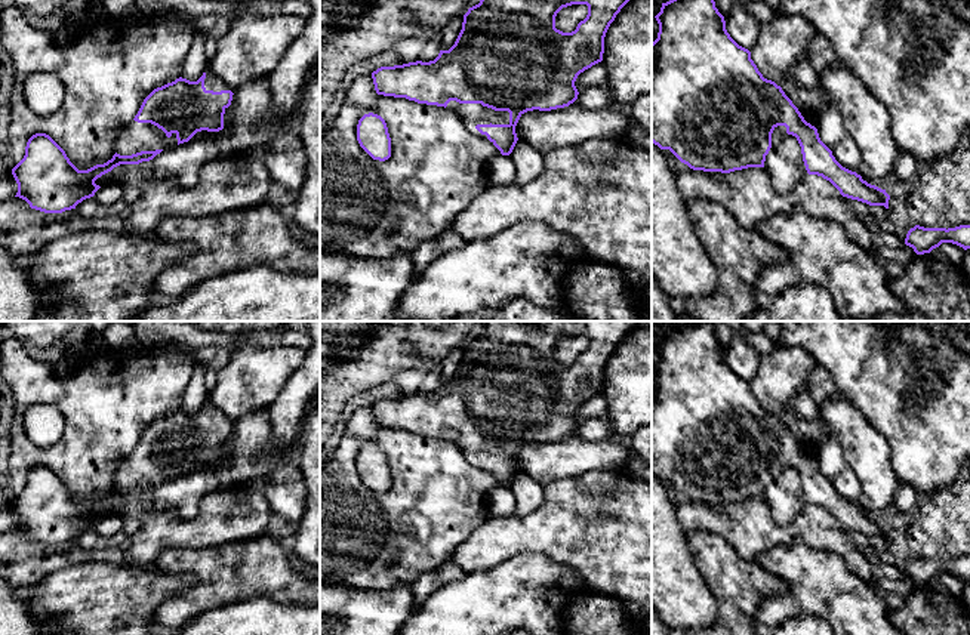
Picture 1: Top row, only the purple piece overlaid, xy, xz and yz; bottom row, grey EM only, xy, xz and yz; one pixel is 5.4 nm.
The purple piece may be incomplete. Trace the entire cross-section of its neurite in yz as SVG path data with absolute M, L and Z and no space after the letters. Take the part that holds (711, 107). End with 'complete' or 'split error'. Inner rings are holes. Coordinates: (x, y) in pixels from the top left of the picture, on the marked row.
M669 0L662 3L655 18L659 24L658 38L652 43L652 142L655 145L669 149L693 170L730 173L764 167L770 148L792 135L801 147L809 175L829 181L843 197L889 209L890 195L886 189L868 184L856 172L843 167L820 141L817 129L804 120L782 87L763 77L751 59L751 52L739 46L727 33L724 16L714 0Z; split error

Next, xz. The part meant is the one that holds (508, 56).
M480 0L478 4L469 7L468 12L464 15L462 30L455 44L449 50L440 50L438 56L429 62L416 61L403 65L378 68L372 73L375 90L378 95L384 96L406 98L418 104L449 108L450 111L456 112L461 118L465 120L465 127L468 132L483 139L489 139L501 151L502 155L509 155L518 141L515 126L524 112L533 110L551 111L557 108L564 108L578 99L579 92L575 86L578 75L603 61L606 33L610 24L615 21L616 15L628 1L629 0ZM572 4L586 4L588 15L583 21L578 24L575 31L563 33L555 28L555 16L563 7Z; split error

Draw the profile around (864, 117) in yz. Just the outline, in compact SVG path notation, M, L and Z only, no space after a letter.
M841 62L819 74L819 83L843 115L843 126L860 149L857 175L871 185L893 170L900 151L887 110Z

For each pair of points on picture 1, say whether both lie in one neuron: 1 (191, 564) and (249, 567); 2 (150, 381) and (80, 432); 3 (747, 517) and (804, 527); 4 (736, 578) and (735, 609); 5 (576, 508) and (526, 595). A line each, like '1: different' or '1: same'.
1: same
2: same
3: same
4: same
5: different

